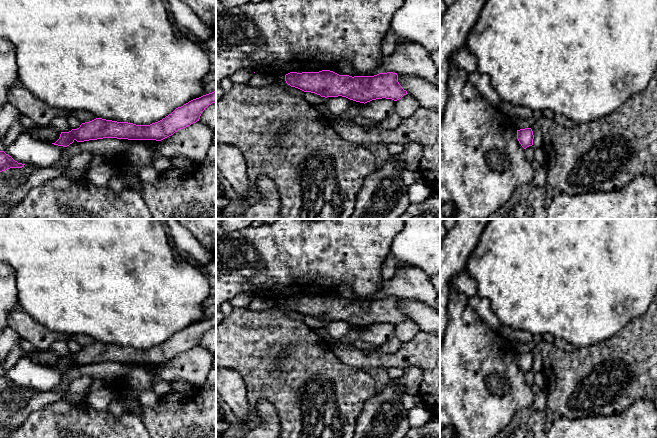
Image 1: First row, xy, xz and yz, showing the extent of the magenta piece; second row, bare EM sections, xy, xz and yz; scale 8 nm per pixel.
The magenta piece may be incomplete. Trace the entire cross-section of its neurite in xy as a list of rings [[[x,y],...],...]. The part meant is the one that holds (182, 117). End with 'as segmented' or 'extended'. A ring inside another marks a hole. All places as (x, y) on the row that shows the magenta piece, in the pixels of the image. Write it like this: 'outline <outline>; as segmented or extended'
outline [[[216,91],[189,101],[183,106],[176,108],[162,120],[150,125],[136,125],[128,122],[96,118],[82,123],[77,129],[61,132],[59,139],[52,144],[67,147],[75,140],[84,142],[103,138],[161,141],[178,130],[199,121],[202,112],[215,102]]]; as segmented

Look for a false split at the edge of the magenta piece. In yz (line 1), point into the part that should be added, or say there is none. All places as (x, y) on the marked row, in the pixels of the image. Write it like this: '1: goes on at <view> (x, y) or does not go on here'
1: does not go on here

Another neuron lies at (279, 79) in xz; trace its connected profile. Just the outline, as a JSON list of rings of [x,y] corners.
[[[284,73],[275,74],[273,76],[273,84],[283,87],[288,93],[290,93],[293,96],[303,97],[305,92],[298,88],[291,87],[290,85],[288,85],[285,81],[285,75],[286,74]]]

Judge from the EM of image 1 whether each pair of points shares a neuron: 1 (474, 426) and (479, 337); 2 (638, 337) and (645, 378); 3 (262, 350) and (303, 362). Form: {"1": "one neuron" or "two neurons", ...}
{"1": "one neuron", "2": "one neuron", "3": "one neuron"}

